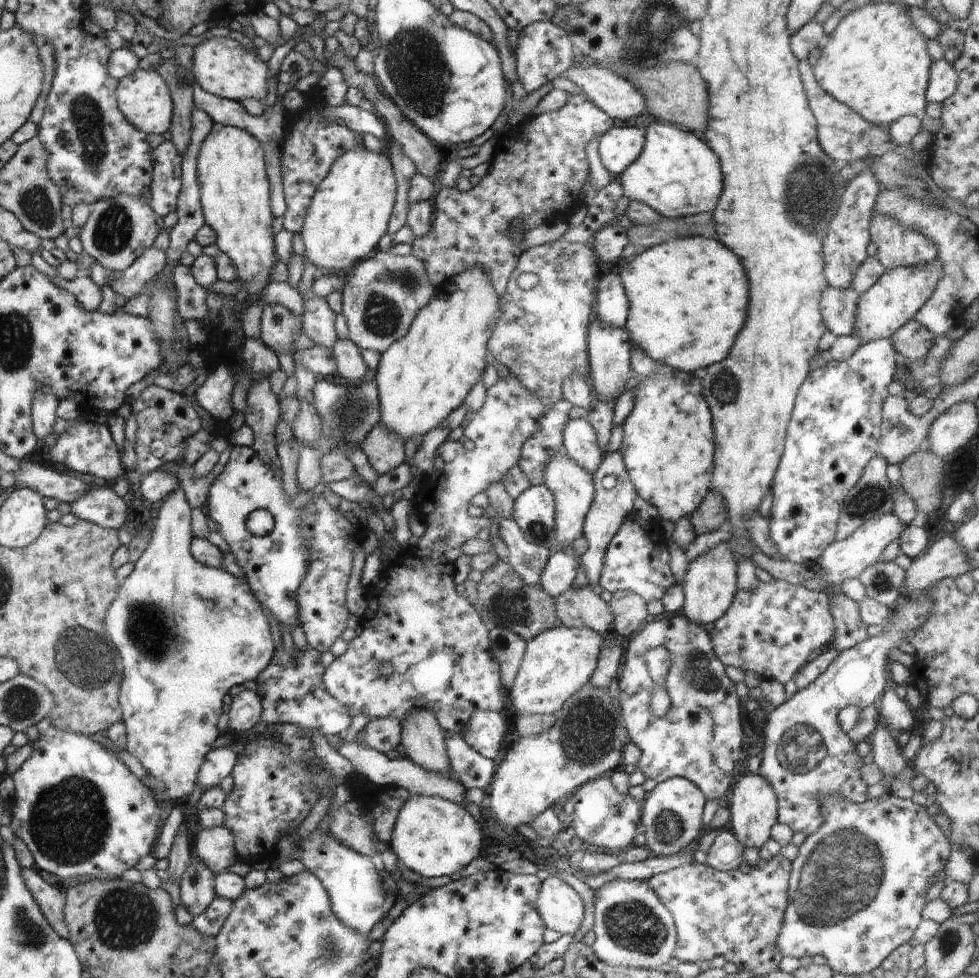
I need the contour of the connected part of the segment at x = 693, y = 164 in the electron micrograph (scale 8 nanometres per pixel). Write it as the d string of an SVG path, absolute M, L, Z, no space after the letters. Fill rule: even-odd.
M655 120L644 129L645 143L640 156L620 174L624 196L630 201L651 206L662 217L682 218L703 212L713 213L724 188L722 169L716 153L700 135L685 131L679 125Z

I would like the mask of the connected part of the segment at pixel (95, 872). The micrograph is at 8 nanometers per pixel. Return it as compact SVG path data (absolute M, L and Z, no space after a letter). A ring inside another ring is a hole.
M54 726L48 734L30 743L32 756L10 774L15 794L6 806L12 814L10 830L28 845L36 868L62 878L79 878L82 882L114 879L152 852L160 830L155 791L144 785L116 754L89 735L66 732Z

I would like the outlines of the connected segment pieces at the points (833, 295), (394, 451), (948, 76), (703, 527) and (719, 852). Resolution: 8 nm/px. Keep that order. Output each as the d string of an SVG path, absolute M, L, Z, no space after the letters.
M830 285L824 288L820 306L827 330L834 336L854 335L858 301L859 294L854 289L838 290Z
M380 424L368 433L361 450L379 475L390 472L392 468L404 463L406 458L405 441L396 432L390 432Z
M945 58L934 60L930 67L929 83L926 90L928 103L941 104L958 86L958 73L953 65L948 64Z
M710 490L700 503L700 508L696 512L690 513L688 517L696 535L722 529L728 520L726 502L720 494Z
M727 827L720 830L707 852L705 864L719 871L736 870L742 864L744 847Z

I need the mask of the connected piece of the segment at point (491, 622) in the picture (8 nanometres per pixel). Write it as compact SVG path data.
M501 559L498 564L492 564L492 568L488 568L482 575L482 579L477 582L478 601L486 608L484 611L489 620L485 624L488 628L506 628L529 641L545 630L563 625L556 616L556 599L540 586L528 588L507 561Z

